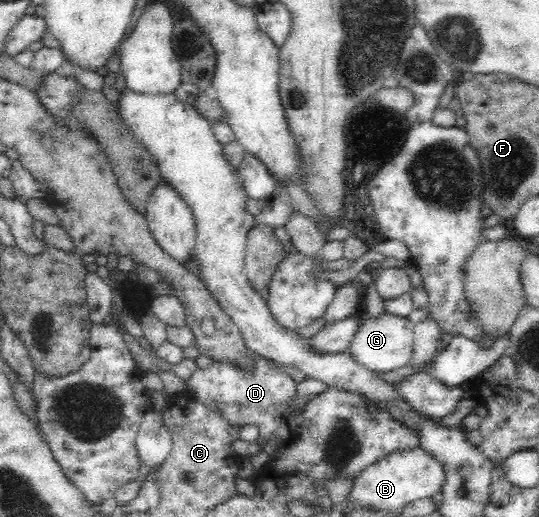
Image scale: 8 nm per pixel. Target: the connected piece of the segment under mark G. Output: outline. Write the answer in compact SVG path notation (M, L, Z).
M384 313L377 318L361 314L361 322L347 352L372 372L390 372L409 365L412 359L414 324L399 315Z

